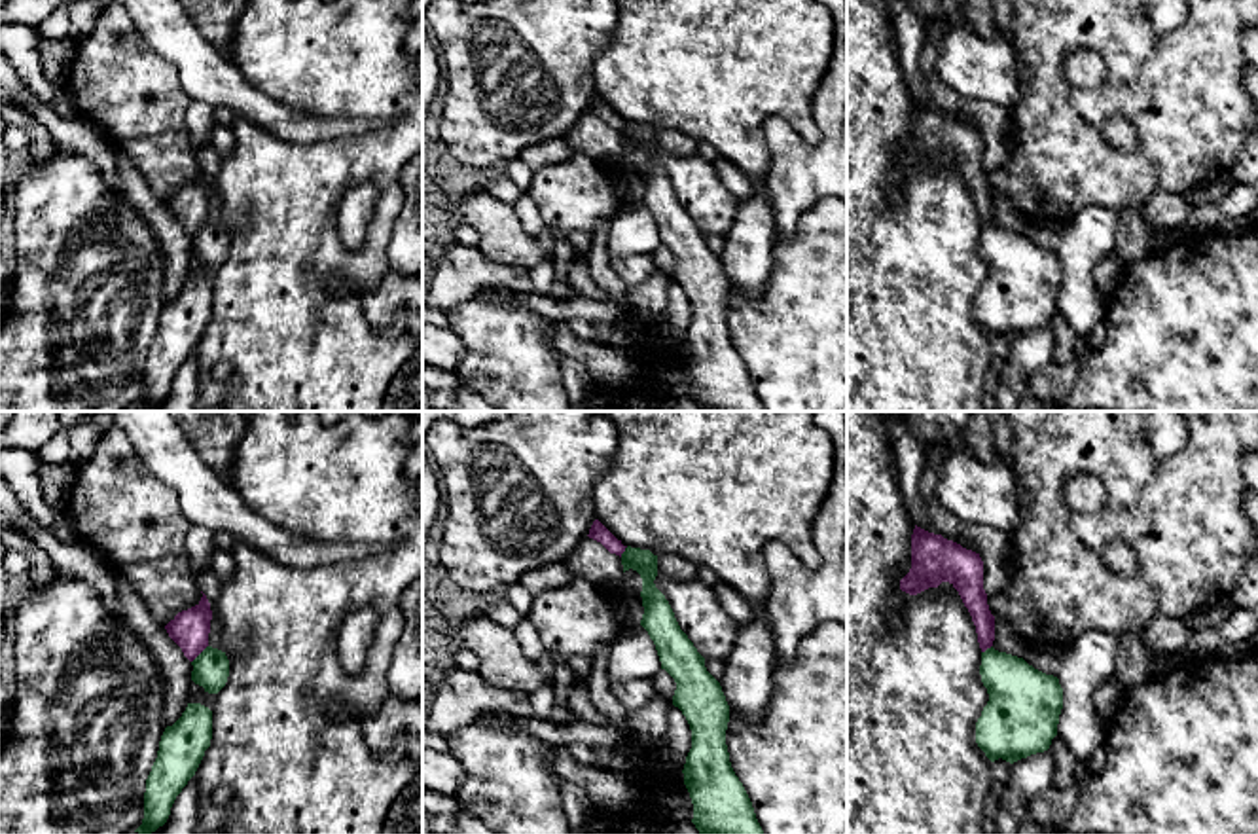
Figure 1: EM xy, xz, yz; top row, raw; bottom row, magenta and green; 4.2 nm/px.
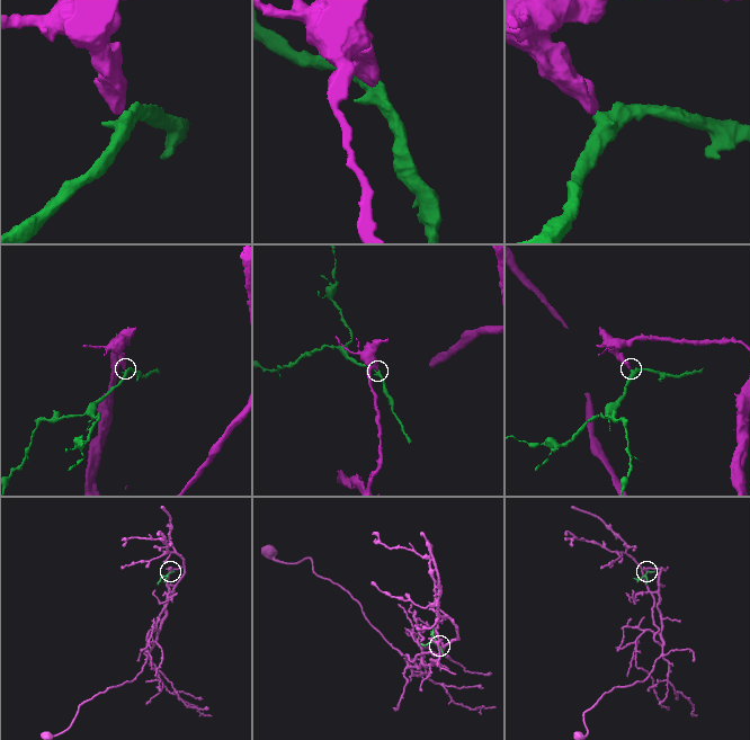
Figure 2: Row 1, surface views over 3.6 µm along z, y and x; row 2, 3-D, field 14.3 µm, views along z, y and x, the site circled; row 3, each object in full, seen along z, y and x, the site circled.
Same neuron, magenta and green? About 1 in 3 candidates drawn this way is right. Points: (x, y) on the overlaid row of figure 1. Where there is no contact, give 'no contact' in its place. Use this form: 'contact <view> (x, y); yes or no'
contact xy (199, 652); no

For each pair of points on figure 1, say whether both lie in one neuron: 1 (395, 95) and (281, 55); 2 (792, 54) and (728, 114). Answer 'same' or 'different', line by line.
1: same
2: same

